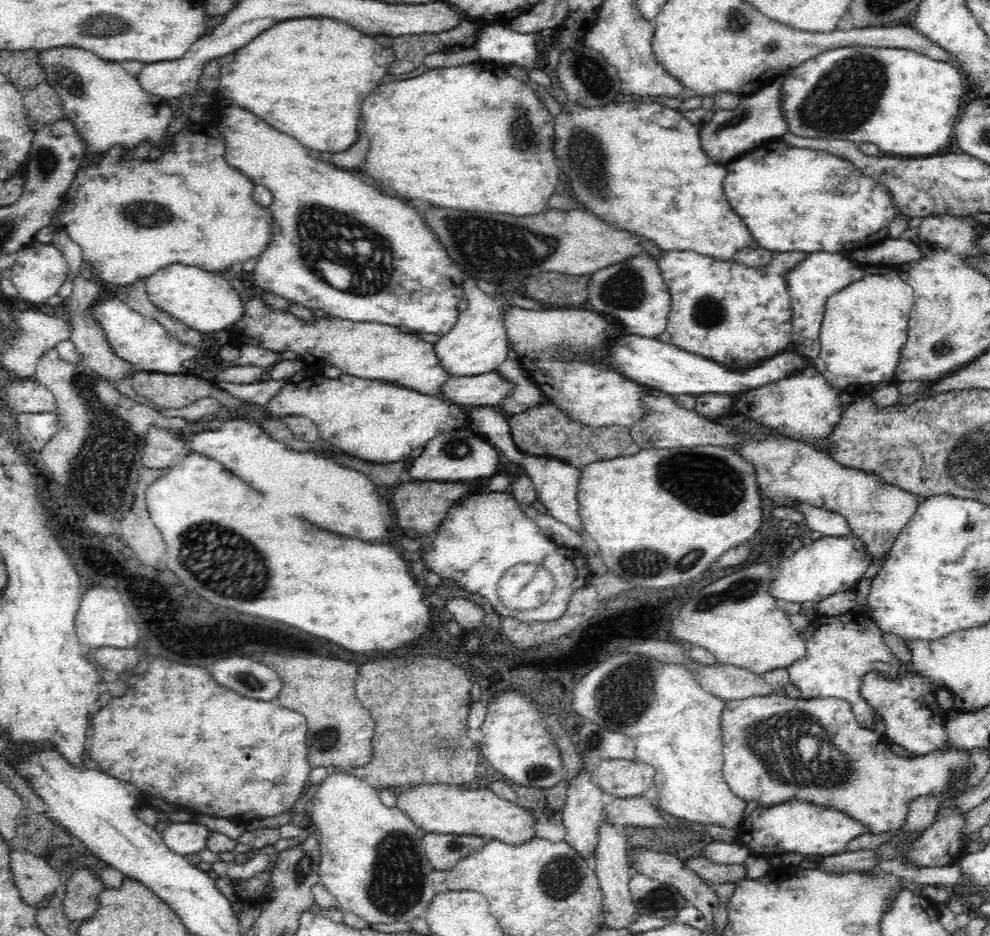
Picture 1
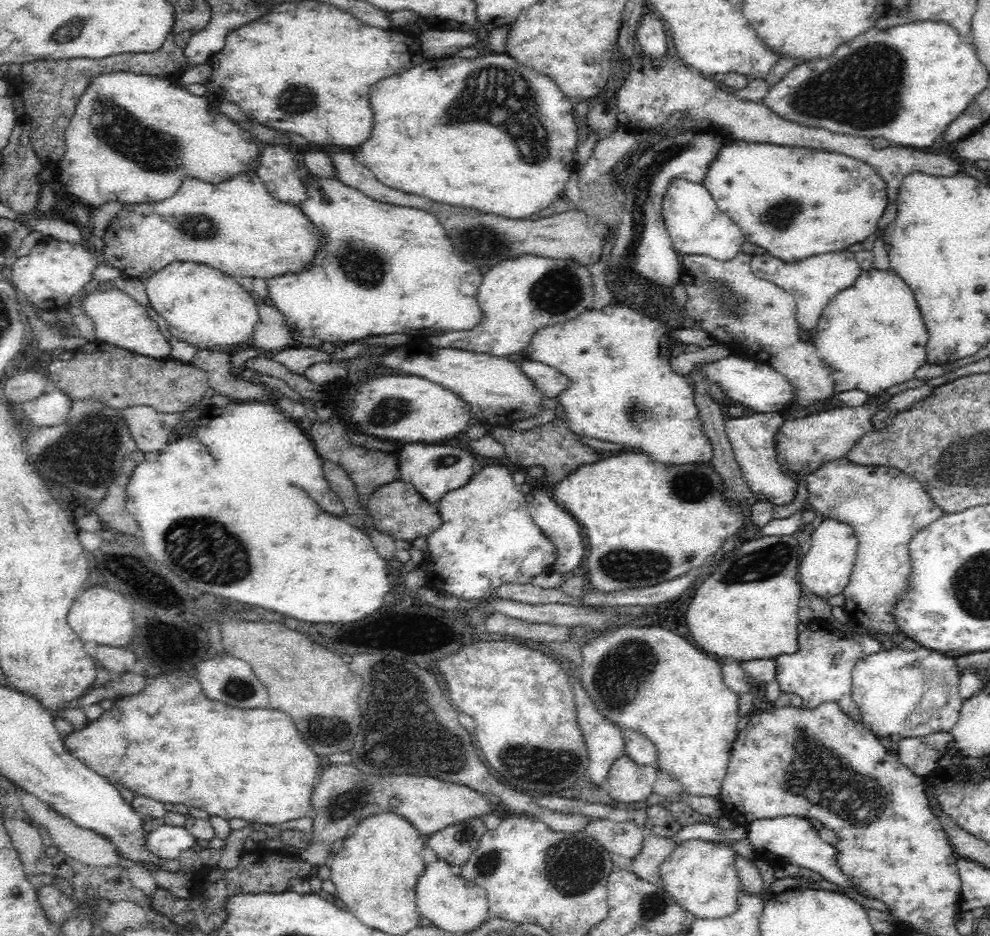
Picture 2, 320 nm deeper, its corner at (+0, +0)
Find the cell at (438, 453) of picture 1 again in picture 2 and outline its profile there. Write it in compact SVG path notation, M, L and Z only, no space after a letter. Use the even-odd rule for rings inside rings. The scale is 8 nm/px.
M408 442L402 446L399 457L401 480L414 485L414 488L430 504L438 502L450 490L464 486L474 474L474 457L469 451L447 446Z

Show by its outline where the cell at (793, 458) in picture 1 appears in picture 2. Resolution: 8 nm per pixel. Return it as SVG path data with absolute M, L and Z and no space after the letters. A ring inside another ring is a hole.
M844 457L823 464L818 470L807 475L806 479L809 492L806 506L814 508L823 518L834 518L849 524L859 542L860 550L857 552L855 565L843 591L844 610L858 627L866 631L876 631L882 639L896 637L902 633L902 629L896 625L894 610L900 604L902 595L910 590L910 541L931 522L942 518L945 512L929 497L915 478L889 466L862 466Z

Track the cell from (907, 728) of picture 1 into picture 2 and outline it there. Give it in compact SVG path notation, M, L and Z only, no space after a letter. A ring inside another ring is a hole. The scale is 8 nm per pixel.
M896 646L870 654L855 665L852 678L852 696L860 709L861 723L886 743L897 737L915 738L949 732L958 722L965 701L959 695L960 674L955 660L926 647L906 650L902 646Z

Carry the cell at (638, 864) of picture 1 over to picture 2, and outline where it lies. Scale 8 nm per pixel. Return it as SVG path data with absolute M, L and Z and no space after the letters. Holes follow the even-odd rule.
M591 819L584 828L586 834L595 838L608 852L616 852L626 859L640 852L645 831L632 821L616 822L609 819Z

